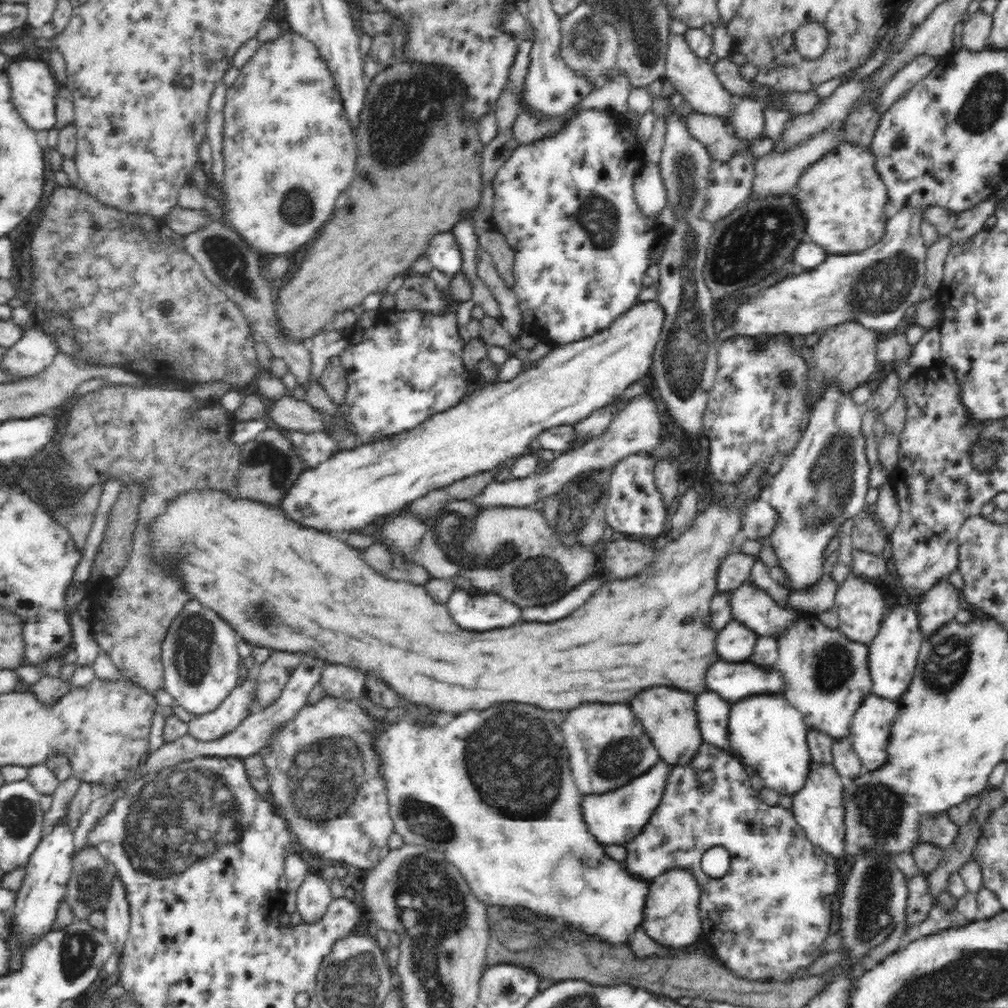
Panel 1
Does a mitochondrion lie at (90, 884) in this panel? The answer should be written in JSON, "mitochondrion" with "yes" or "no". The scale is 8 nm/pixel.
{"mitochondrion":"yes"}

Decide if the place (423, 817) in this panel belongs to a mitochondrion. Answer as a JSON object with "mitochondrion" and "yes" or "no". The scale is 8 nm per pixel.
{"mitochondrion":"yes"}

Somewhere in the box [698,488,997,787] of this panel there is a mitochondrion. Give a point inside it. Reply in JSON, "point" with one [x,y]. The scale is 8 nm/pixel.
{"point":[949,659]}

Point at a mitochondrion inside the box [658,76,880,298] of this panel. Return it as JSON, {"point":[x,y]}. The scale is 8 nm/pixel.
{"point":[733,260]}

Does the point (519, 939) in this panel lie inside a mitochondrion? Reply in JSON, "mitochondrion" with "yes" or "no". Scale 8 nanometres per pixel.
{"mitochondrion":"yes"}

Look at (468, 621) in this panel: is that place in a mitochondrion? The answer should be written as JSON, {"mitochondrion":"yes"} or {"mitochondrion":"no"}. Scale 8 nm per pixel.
{"mitochondrion":"no"}

